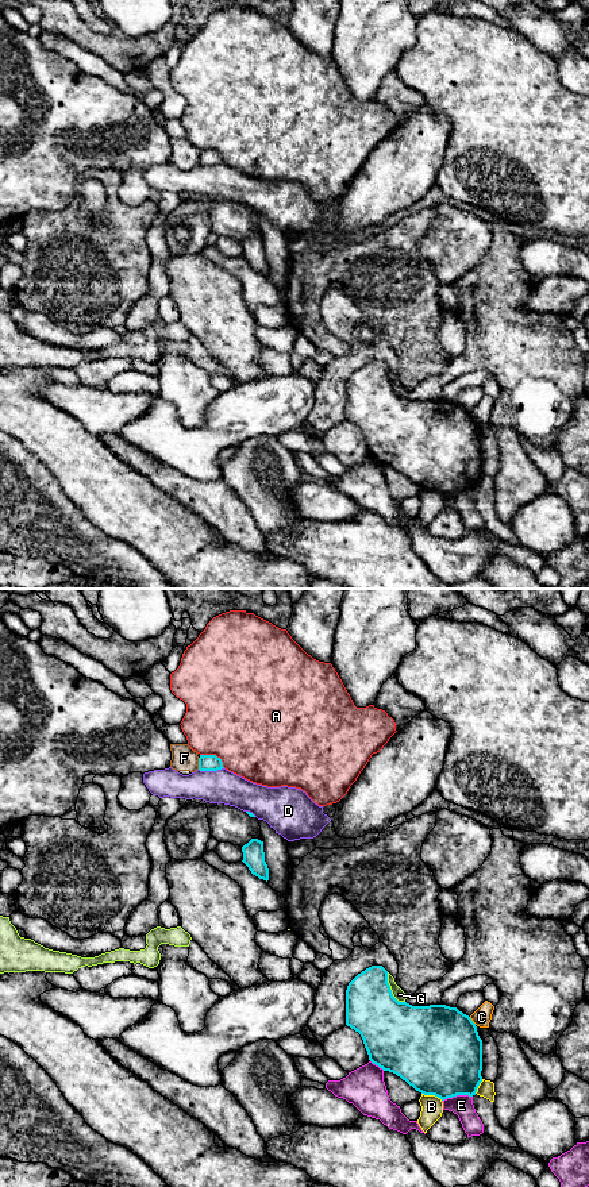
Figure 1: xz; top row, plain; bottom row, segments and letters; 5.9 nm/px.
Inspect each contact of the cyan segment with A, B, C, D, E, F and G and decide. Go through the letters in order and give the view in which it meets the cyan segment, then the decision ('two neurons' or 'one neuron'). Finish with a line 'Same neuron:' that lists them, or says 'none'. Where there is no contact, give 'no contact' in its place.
A: meets cyan in xz; two neurons
B: meets cyan in xz; two neurons
C: meets cyan in xz; two neurons
D: meets cyan in xz; two neurons
E: meets cyan in xz; two neurons
F: meets cyan in xz; two neurons
G: meets cyan in xz; two neurons
Same neuron: none

